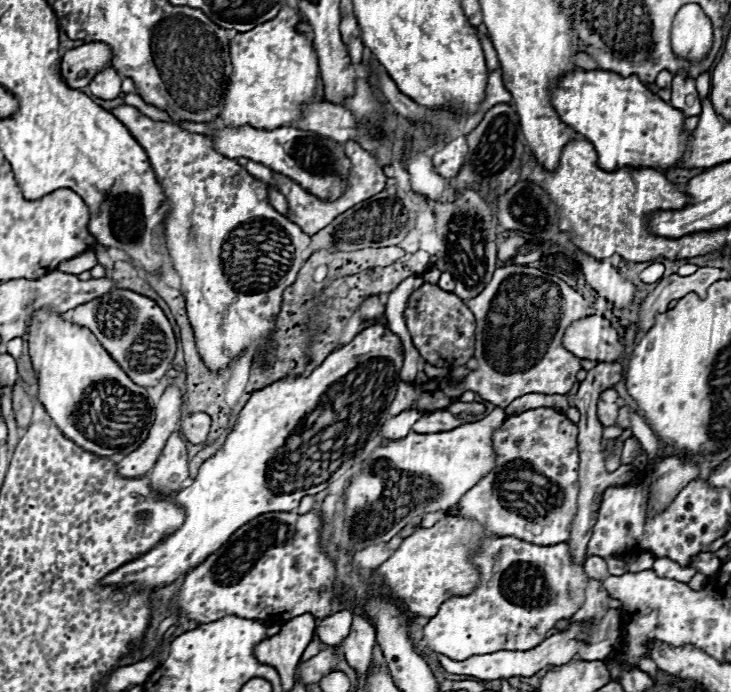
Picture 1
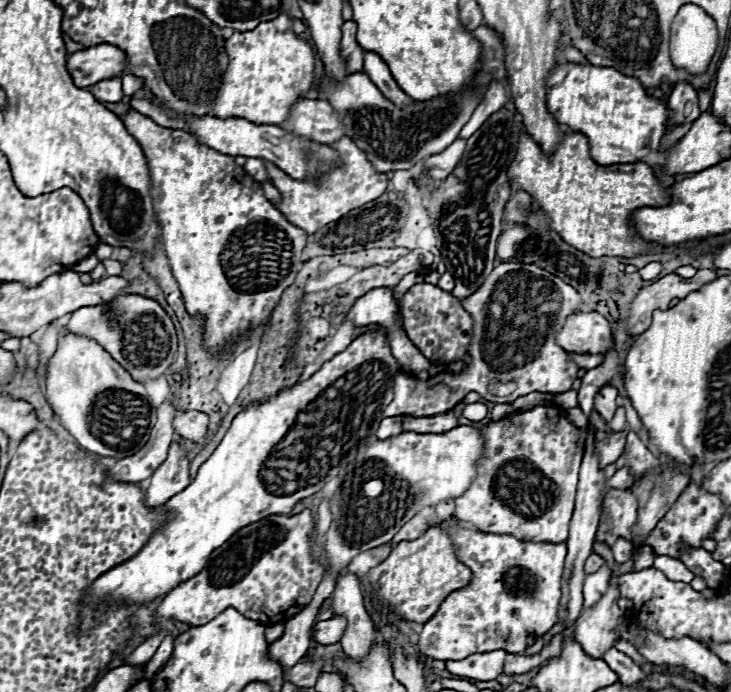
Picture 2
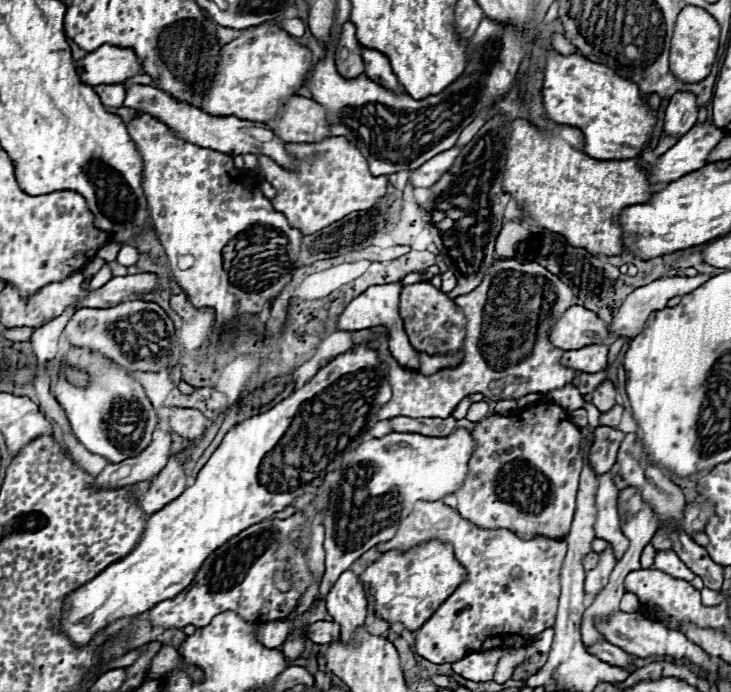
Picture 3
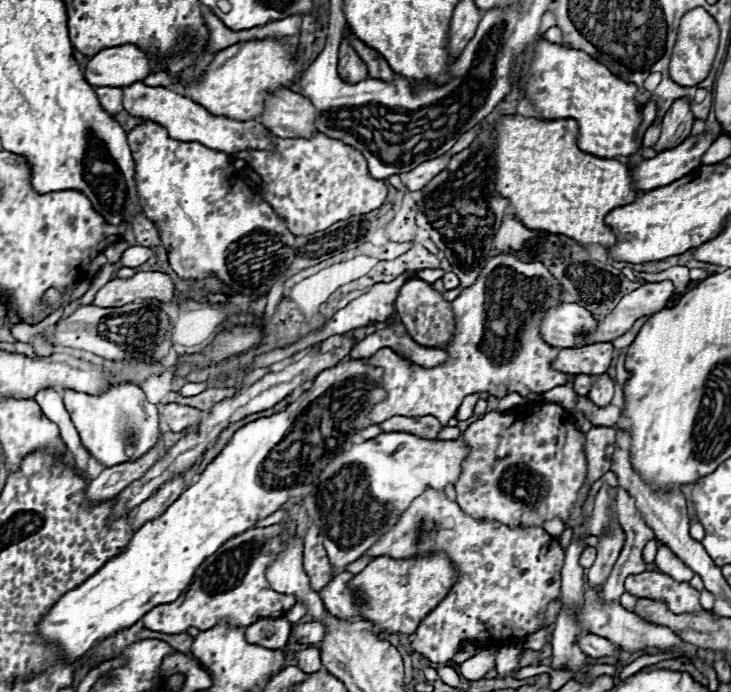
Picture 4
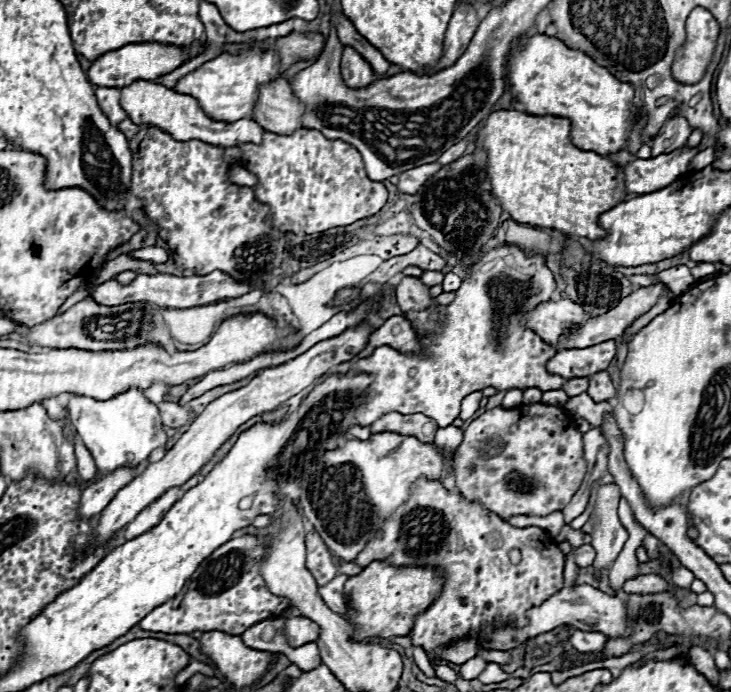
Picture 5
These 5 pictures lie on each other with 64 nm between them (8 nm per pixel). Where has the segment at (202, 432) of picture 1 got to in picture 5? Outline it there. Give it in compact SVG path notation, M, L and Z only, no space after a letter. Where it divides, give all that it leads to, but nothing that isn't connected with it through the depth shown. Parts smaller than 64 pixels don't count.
M158 402L156 406L160 410L164 426L168 426L168 428L180 428L182 424L186 424L188 414L190 414L188 408L182 408L176 402Z

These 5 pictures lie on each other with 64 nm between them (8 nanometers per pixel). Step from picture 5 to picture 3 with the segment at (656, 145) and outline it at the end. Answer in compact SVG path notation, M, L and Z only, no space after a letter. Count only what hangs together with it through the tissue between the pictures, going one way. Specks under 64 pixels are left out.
M690 92L674 94L664 114L664 134L682 138L696 124L696 96Z

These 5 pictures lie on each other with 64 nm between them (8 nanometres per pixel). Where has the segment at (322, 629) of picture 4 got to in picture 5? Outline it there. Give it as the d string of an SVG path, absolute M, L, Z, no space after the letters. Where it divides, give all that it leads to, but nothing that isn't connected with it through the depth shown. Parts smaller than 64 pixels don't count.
M292 616L292 618L284 618L284 634L288 638L288 644L292 648L298 648L302 644L308 644L308 642L314 642L320 634L320 628L304 618L304 616Z

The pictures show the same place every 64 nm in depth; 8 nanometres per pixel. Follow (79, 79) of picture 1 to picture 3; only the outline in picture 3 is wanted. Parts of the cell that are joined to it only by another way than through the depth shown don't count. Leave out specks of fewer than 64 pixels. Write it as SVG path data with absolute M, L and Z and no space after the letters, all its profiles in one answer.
M108 44L78 60L76 70L80 80L90 86L124 84L128 78L142 74L140 58L132 52L132 48L118 48Z

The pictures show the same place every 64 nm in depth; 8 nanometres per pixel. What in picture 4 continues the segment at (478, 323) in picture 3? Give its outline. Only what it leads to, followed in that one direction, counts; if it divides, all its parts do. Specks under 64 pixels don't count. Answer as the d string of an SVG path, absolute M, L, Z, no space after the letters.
M498 254L486 260L478 280L464 288L452 302L454 312L454 336L442 348L448 358L434 366L424 368L402 356L392 348L380 348L368 364L376 364L384 370L380 386L386 390L386 398L368 412L372 424L384 422L388 416L436 416L440 424L448 424L462 404L464 396L488 390L492 396L506 396L518 392L548 392L556 386L564 386L568 376L552 370L552 360L558 356L558 348L546 344L540 338L538 322L550 306L562 302L558 280L548 272L542 262L520 262L516 254Z

